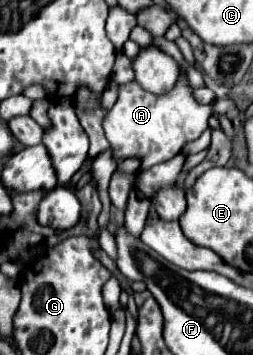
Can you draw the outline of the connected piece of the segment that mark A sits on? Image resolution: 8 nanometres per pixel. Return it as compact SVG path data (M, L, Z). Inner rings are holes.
M179 66L179 78L173 90L161 96L145 92L137 82L121 84L119 98L103 120L105 138L111 144L117 172L129 174L137 180L141 172L153 168L155 164L171 160L183 150L187 142L197 140L207 130L207 120L211 114L213 114L211 106L197 104L187 72L181 66Z

